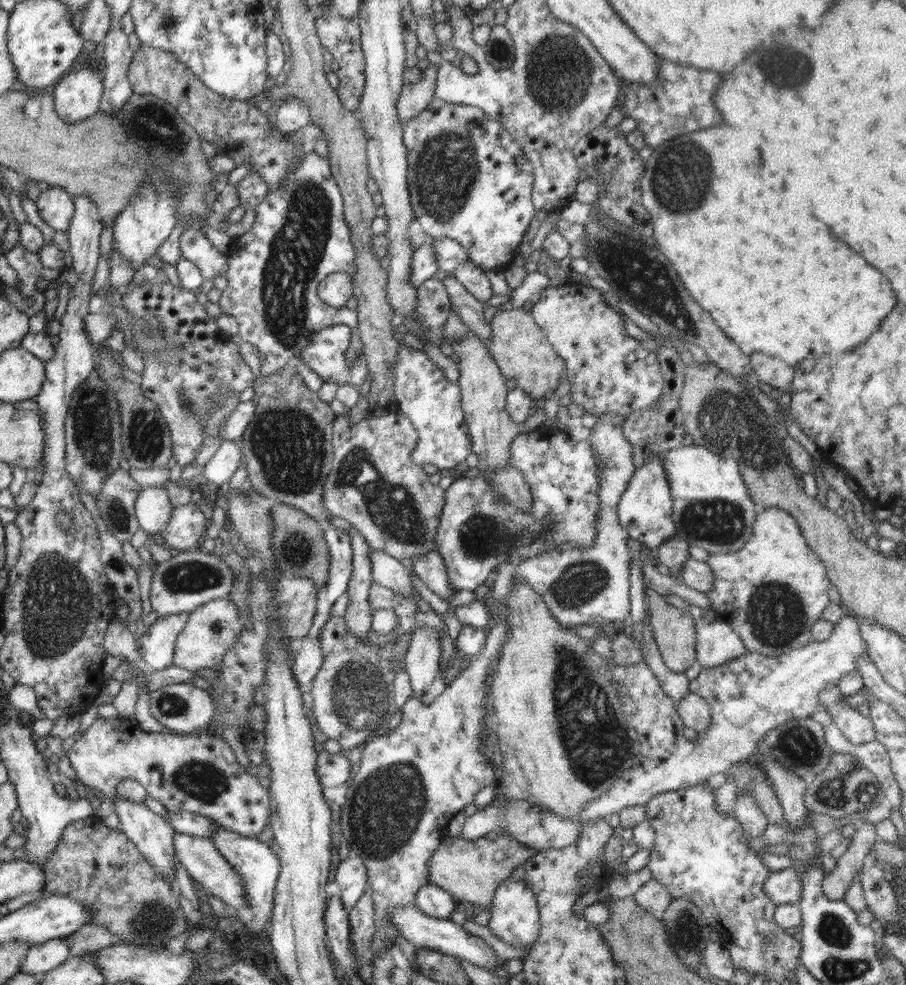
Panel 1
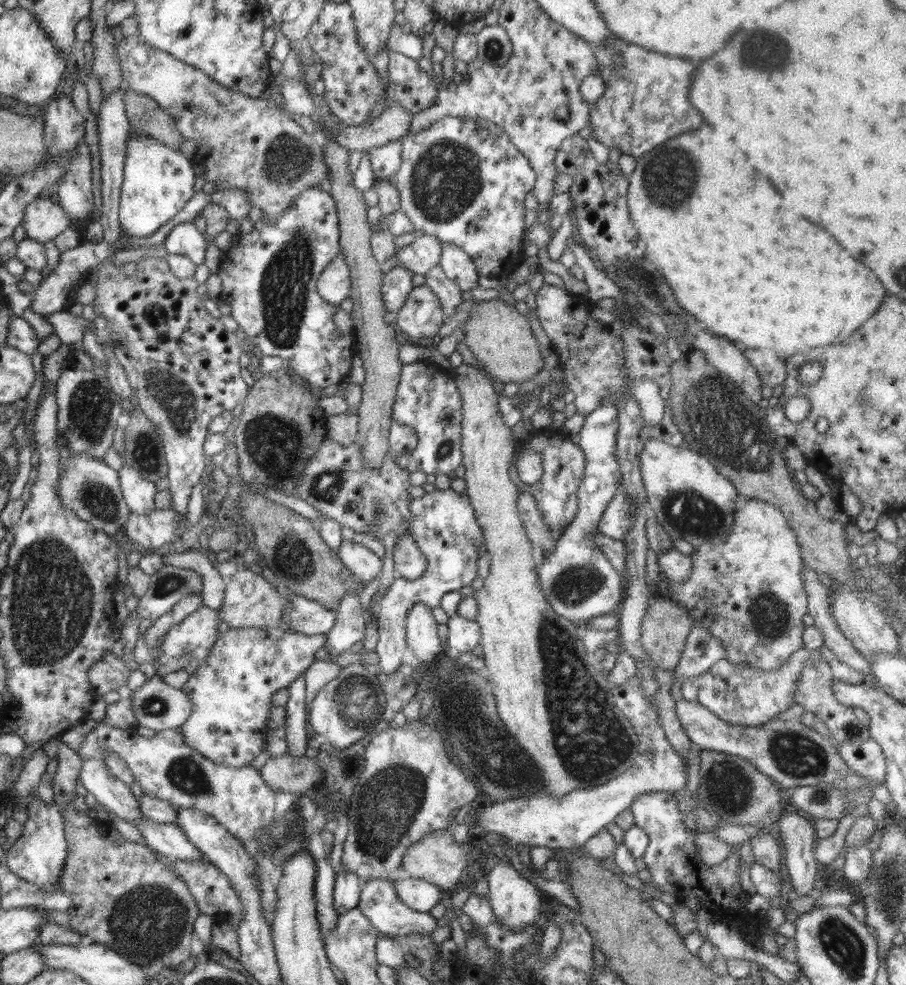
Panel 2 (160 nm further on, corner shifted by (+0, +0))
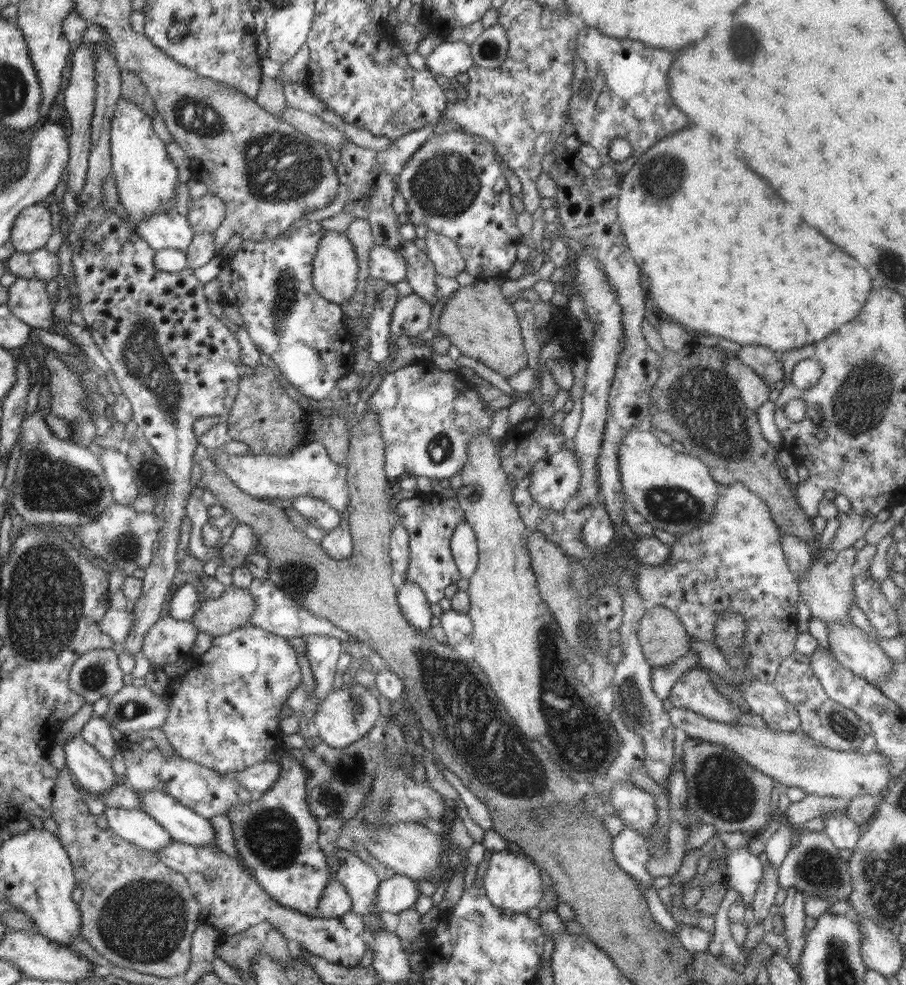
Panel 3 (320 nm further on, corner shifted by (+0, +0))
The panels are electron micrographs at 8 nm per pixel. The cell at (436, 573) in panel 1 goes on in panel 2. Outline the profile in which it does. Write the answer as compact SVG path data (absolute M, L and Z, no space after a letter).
M402 535L393 548L394 568L397 576L414 580L424 574L428 561L422 551L417 547L415 540Z

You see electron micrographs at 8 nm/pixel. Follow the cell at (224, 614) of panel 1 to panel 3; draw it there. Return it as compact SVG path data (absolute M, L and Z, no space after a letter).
M163 615L144 636L141 650L151 664L176 662L192 650L199 632L191 619L181 621Z

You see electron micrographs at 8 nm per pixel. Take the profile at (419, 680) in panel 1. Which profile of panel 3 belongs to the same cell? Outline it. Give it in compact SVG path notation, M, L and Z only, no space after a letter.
M404 581L398 588L397 601L404 618L412 628L427 634L432 629L430 603L417 584Z

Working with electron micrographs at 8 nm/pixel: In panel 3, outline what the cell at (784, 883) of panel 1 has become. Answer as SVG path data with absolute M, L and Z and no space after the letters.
M740 846L726 860L726 886L745 898L754 898L763 876L763 857L751 854L749 846Z

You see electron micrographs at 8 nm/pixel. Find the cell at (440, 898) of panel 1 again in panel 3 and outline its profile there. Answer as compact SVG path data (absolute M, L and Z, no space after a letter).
M396 874L388 880L380 882L376 907L380 913L389 912L398 915L404 910L416 908L418 896L422 894L418 885L408 876Z

